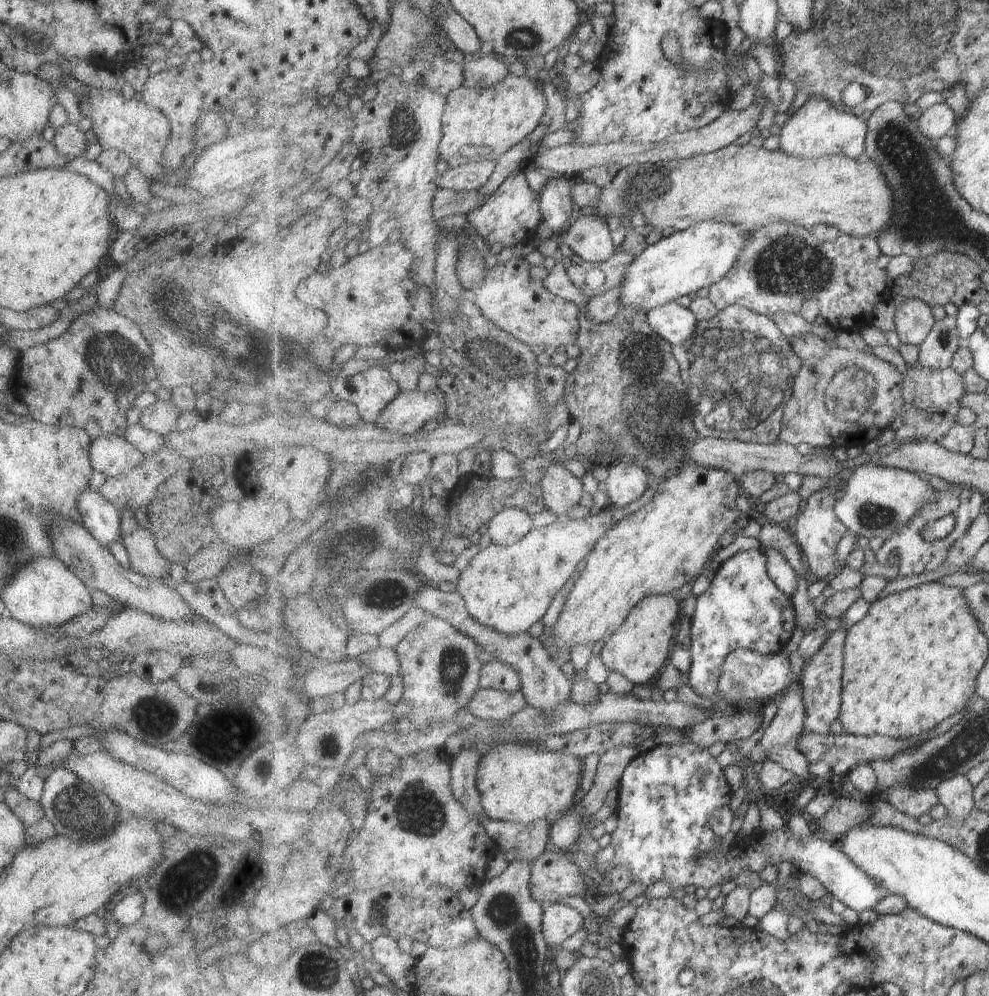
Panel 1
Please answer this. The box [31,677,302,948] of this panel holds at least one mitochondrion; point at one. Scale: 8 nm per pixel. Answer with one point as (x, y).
(82, 811)

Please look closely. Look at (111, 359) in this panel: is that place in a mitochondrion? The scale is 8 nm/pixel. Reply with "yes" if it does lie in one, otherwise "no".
yes

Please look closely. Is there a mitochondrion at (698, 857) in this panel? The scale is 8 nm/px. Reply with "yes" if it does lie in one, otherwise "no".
no

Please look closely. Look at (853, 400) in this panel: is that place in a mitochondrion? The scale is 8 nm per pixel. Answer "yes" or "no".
yes

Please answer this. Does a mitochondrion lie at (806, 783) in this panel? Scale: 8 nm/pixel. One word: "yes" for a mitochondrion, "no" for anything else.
no

